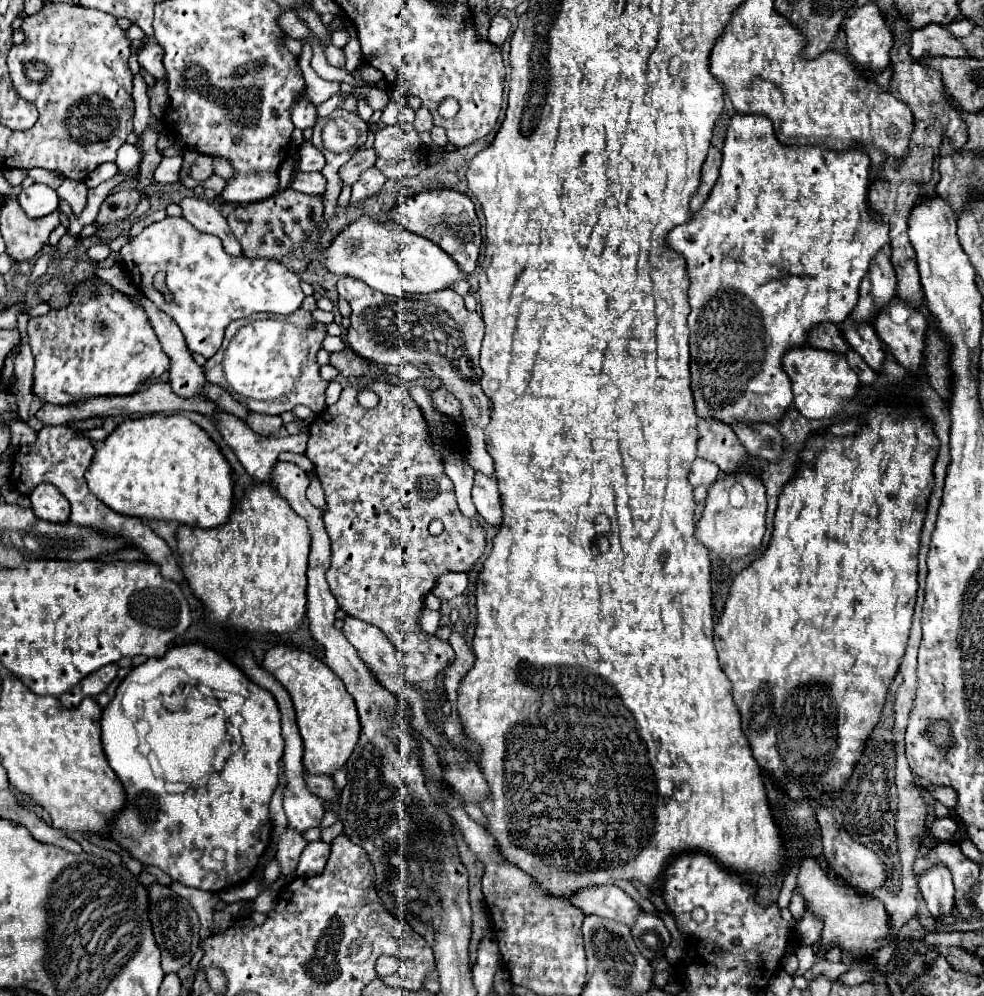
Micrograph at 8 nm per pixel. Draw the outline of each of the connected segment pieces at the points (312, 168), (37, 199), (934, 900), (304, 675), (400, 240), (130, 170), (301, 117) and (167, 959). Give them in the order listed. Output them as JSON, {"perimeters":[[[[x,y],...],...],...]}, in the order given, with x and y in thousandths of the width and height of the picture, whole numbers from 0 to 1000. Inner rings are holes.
{"perimeters":[[[[309,141],[307,147],[303,147],[303,171],[305,173],[325,173],[329,169],[331,161],[323,149],[317,147],[317,143]]],[[[33,185],[28,189],[24,189],[18,197],[18,203],[22,207],[22,211],[30,217],[30,219],[43,219],[55,211],[59,211],[61,199],[59,195],[49,189],[47,185]]],[[[945,869],[933,880],[933,892],[947,920],[965,918],[970,914],[970,888],[961,869]]],[[[278,649],[270,655],[266,669],[278,677],[295,695],[305,739],[309,743],[309,771],[313,777],[339,777],[356,761],[364,743],[364,715],[360,701],[352,695],[350,685],[315,655]]],[[[366,217],[364,221],[356,223],[350,231],[346,231],[346,235],[335,243],[335,247],[331,251],[325,251],[325,265],[341,275],[341,277],[358,277],[358,279],[364,279],[368,283],[372,283],[376,289],[388,293],[388,295],[394,295],[394,297],[411,297],[413,293],[415,295],[427,295],[427,293],[441,293],[441,291],[451,291],[451,289],[457,289],[457,285],[461,281],[470,281],[474,279],[465,267],[461,265],[461,261],[451,253],[447,251],[441,243],[425,237],[425,235],[419,235],[417,231],[413,231],[411,227],[402,225],[402,223],[382,223],[380,219],[374,219],[374,217]]],[[[126,145],[120,151],[120,159],[118,159],[120,171],[122,173],[128,173],[132,179],[136,179],[138,169],[140,169],[140,163],[142,163],[142,153],[140,153],[140,149],[136,145]]],[[[311,88],[303,94],[303,100],[297,104],[295,108],[295,116],[297,116],[297,122],[301,129],[305,131],[311,131],[311,129],[317,129],[321,124],[321,106],[315,102],[315,98],[311,96]]],[[[157,888],[152,894],[152,916],[154,916],[154,934],[159,940],[159,946],[165,954],[165,974],[167,978],[181,976],[185,970],[193,968],[195,960],[201,956],[203,948],[203,924],[199,914],[189,906],[185,900],[177,898],[173,892],[165,888]]]]}

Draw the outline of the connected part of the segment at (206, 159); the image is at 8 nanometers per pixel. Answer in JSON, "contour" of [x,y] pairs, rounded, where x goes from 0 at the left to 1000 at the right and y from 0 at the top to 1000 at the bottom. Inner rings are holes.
{"contour":[[[203,155],[203,157],[197,161],[197,165],[193,167],[191,175],[193,175],[197,181],[207,183],[209,179],[213,179],[213,177],[217,175],[217,171],[215,171],[215,159],[213,159],[213,157]]]}

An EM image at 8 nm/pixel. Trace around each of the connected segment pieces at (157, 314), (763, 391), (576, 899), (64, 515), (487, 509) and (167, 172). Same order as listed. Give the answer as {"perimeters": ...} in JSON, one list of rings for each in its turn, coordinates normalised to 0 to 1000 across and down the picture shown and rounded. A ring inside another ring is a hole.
{"perimeters":[[[[140,293],[138,301],[146,313],[150,315],[150,323],[154,325],[161,341],[167,347],[167,353],[173,357],[173,388],[181,398],[205,398],[203,392],[209,386],[205,376],[205,367],[201,367],[185,339],[179,323],[163,313],[154,301],[150,301],[144,293]]],[[[746,114],[742,118],[738,141],[734,149],[734,167],[732,177],[720,197],[720,201],[713,205],[713,209],[703,215],[703,219],[691,227],[687,227],[679,239],[677,245],[691,255],[695,255],[699,265],[699,277],[701,277],[701,373],[703,373],[703,394],[707,402],[707,416],[709,420],[730,420],[738,426],[744,426],[748,422],[756,424],[791,424],[799,410],[805,406],[807,396],[803,392],[803,382],[799,373],[793,367],[793,361],[801,349],[819,345],[819,335],[833,323],[848,323],[854,325],[872,303],[872,287],[874,281],[880,277],[884,261],[888,259],[890,251],[894,251],[898,245],[902,245],[902,223],[894,219],[886,219],[882,213],[882,167],[884,159],[876,149],[862,149],[860,153],[843,151],[837,147],[799,147],[795,145],[789,135],[783,118],[774,114]]],[[[593,890],[585,898],[579,898],[579,908],[589,912],[593,918],[608,918],[614,922],[624,922],[638,930],[644,928],[644,918],[650,910],[628,890]]],[[[41,486],[30,496],[33,512],[39,520],[49,524],[69,524],[71,506],[55,486]]],[[[492,476],[482,478],[482,488],[480,488],[480,502],[486,512],[486,516],[498,526],[498,528],[508,528],[510,526],[510,512],[508,512],[508,496],[504,490],[502,480],[494,480]]],[[[175,157],[175,159],[167,159],[159,173],[157,173],[157,179],[165,185],[179,185],[183,183],[183,167],[185,167],[185,157]]]]}

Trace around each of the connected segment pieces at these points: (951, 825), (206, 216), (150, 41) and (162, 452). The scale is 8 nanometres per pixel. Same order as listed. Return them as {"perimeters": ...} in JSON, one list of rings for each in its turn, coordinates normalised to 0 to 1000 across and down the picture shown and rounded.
{"perimeters":[[[[949,821],[949,825],[945,827],[945,835],[955,841],[955,843],[965,843],[967,839],[974,837],[974,827],[970,821]]],[[[187,199],[183,203],[183,207],[185,207],[185,213],[187,213],[187,219],[197,229],[201,229],[203,233],[222,237],[226,241],[228,251],[234,257],[246,257],[244,243],[240,241],[240,237],[232,229],[230,219],[215,205],[211,205],[209,201],[201,201],[201,199]]],[[[144,38],[144,48],[140,52],[140,62],[146,70],[150,70],[157,78],[167,78],[165,70],[165,46],[159,42],[159,38]]],[[[177,416],[177,418],[144,418],[144,420],[130,420],[116,430],[98,450],[91,470],[87,472],[87,484],[91,494],[112,508],[114,512],[150,520],[150,522],[175,522],[181,526],[193,526],[203,530],[222,530],[228,526],[236,512],[236,478],[234,466],[226,458],[222,446],[193,420]]]]}

